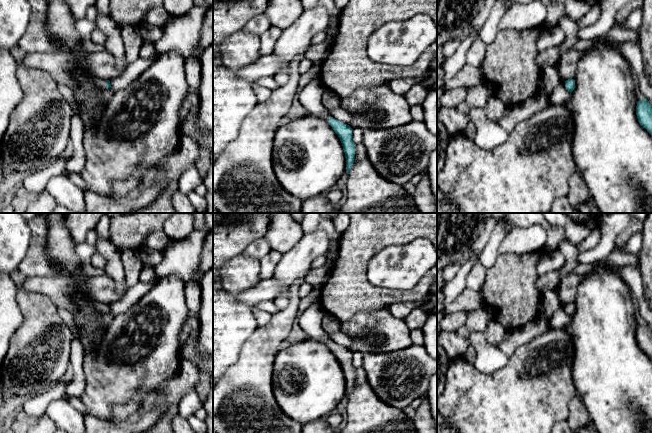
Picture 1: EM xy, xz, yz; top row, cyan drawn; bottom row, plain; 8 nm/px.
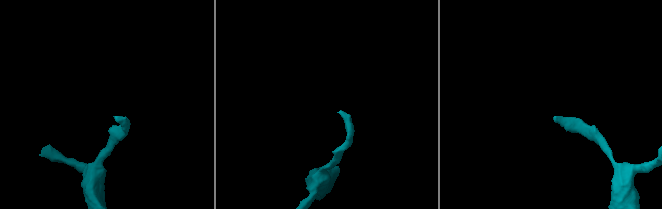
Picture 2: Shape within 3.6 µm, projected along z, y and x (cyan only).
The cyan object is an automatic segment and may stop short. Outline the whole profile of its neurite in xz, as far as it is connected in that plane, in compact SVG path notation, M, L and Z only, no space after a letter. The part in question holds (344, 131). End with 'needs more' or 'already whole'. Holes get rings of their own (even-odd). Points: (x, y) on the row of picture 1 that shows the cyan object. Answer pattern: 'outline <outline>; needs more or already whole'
outline M319 78L311 81L299 93L298 98L311 116L326 121L340 138L346 158L346 173L350 171L355 156L356 144L352 140L352 128L333 118L322 104L322 95L326 91Z; needs more

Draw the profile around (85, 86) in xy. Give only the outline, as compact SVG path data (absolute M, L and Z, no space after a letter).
M89 75L82 76L75 81L75 87L72 88L74 96L79 103L79 112L84 124L92 122L100 116L100 114L87 111L83 107L83 103L88 96L96 92L100 93L102 90L95 85L95 81L96 79L91 78Z

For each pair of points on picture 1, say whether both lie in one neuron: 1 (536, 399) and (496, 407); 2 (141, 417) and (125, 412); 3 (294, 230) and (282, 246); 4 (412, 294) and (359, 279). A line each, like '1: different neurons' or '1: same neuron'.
1: same neuron
2: different neurons
3: same neuron
4: same neuron

